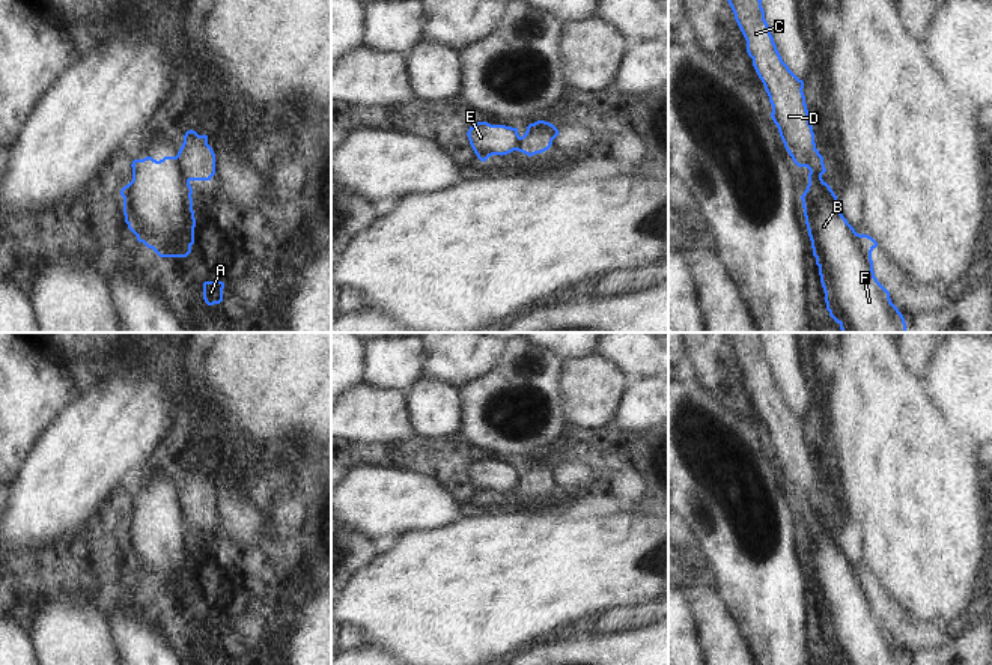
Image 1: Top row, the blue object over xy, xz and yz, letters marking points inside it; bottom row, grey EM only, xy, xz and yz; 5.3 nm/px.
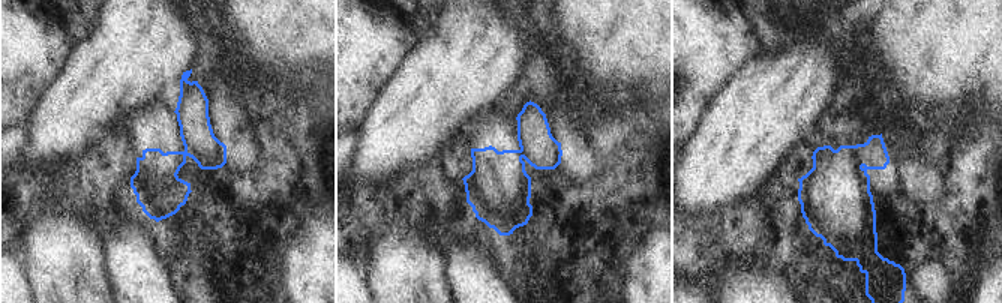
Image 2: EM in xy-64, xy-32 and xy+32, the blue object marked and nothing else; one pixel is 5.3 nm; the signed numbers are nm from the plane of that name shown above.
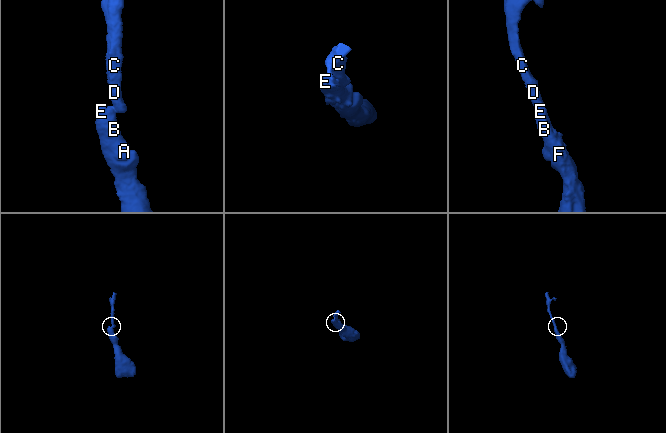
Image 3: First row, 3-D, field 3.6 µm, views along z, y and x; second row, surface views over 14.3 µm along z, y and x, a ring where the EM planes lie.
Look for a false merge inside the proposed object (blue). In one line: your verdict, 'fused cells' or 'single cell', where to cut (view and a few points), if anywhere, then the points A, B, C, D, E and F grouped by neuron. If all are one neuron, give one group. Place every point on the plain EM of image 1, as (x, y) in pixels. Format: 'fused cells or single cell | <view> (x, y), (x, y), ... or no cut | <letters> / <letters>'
fused cells | xy (175, 494), (179, 509), (188, 518) | A B E F / C D

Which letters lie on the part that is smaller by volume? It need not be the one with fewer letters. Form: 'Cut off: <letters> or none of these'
Cut off: C, D

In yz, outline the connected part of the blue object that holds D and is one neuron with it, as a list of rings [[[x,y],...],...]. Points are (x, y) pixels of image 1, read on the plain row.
[[[726,332],[735,357],[747,378],[747,390],[753,396],[753,403],[762,417],[772,442],[771,454],[778,465],[786,487],[798,504],[807,504],[810,510],[823,512],[826,509],[823,493],[816,486],[814,469],[804,433],[804,418],[799,417],[783,399],[771,366],[765,357],[765,348],[759,332]]]

